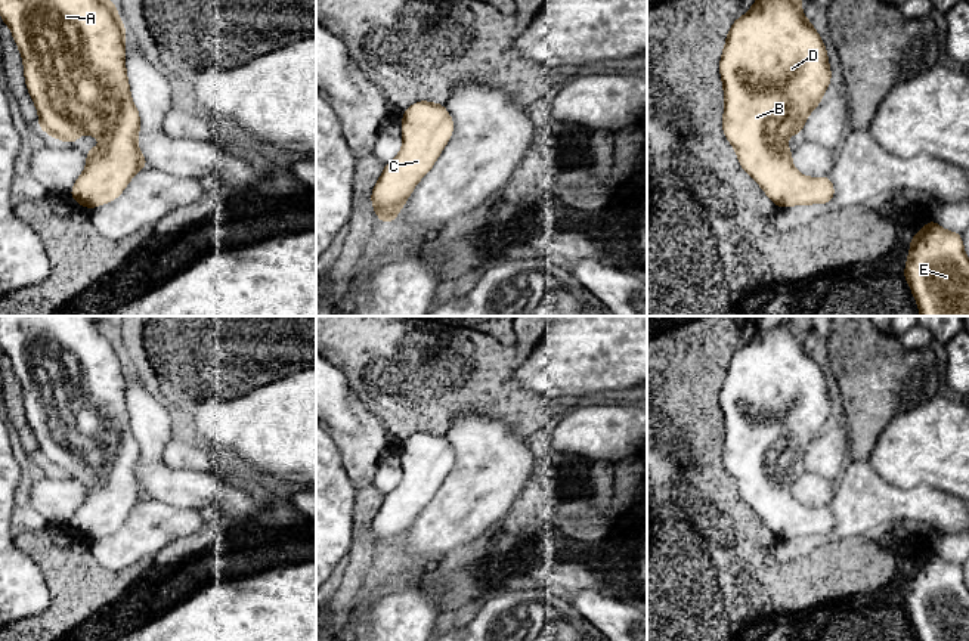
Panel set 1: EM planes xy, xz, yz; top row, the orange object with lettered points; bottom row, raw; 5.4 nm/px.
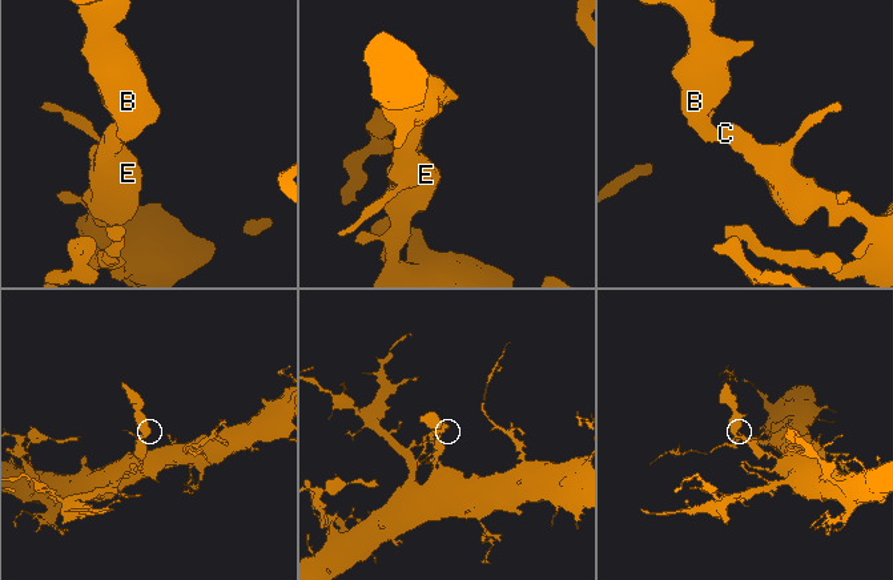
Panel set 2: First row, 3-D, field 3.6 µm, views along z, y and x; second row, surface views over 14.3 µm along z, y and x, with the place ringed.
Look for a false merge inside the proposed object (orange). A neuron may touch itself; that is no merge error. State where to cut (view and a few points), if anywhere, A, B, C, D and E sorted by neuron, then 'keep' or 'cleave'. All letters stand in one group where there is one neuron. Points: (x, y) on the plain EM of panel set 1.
no cut | A B C D E | keep

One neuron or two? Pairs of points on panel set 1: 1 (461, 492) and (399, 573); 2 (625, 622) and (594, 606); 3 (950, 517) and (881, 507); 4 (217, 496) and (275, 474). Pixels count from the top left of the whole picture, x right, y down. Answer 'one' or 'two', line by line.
1: two
2: one
3: one
4: two

